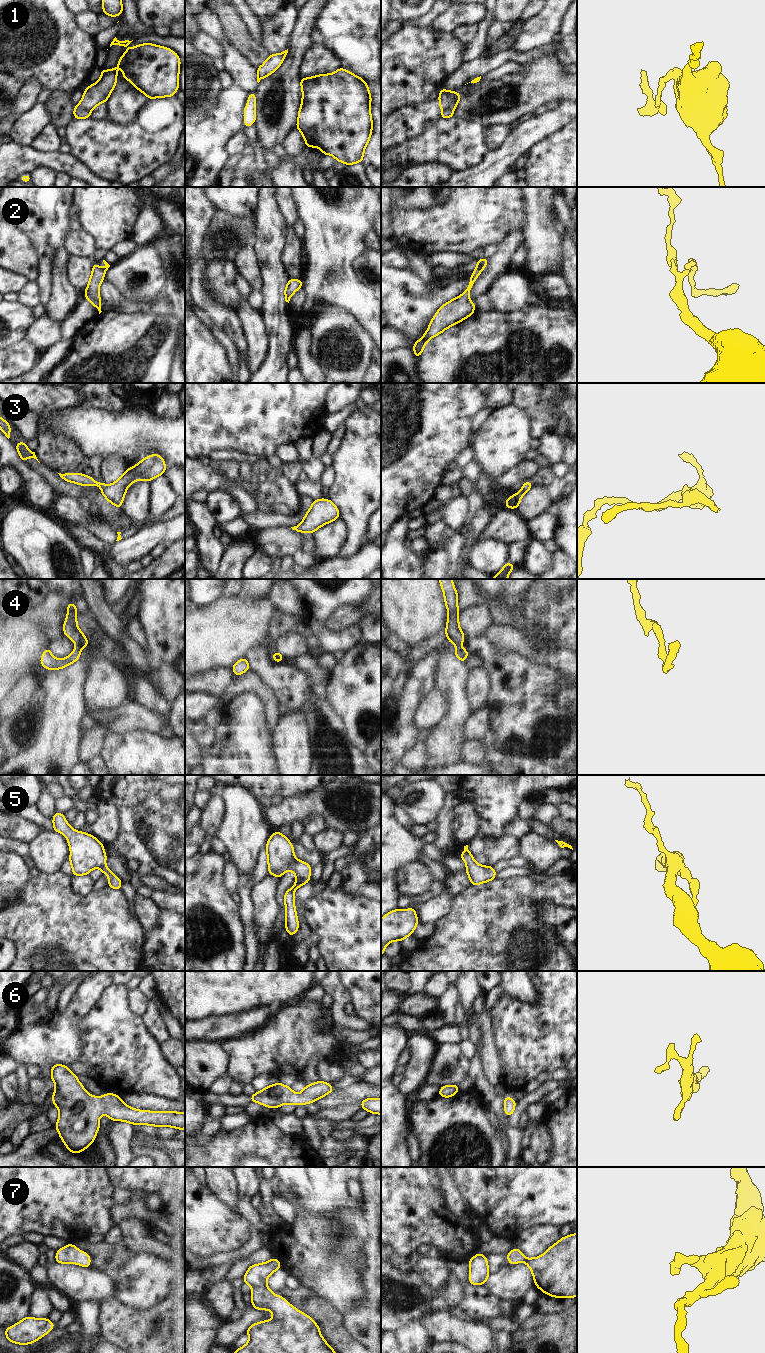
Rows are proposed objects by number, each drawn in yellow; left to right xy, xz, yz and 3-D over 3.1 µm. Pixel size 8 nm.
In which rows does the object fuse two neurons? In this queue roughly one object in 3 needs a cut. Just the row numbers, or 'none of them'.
1, 2

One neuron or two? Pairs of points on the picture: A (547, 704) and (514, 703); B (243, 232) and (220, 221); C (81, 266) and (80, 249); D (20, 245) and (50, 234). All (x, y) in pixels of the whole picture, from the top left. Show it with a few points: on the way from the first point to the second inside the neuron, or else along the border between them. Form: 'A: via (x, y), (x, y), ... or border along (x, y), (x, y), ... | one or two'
A: via (539, 704), (522, 703) | one
B: via (237, 232), (233, 232), (226, 227) | one
C: border along (70, 254), (91, 258) | two
D: border along (18, 228), (35, 249), (39, 263) | two

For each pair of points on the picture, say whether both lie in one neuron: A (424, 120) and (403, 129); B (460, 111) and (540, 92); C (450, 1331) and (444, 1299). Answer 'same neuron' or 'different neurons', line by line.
A: same neuron
B: same neuron
C: different neurons

